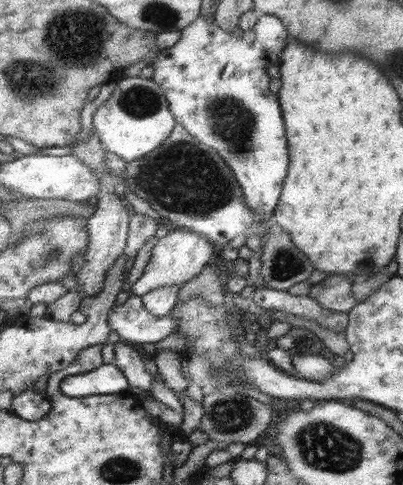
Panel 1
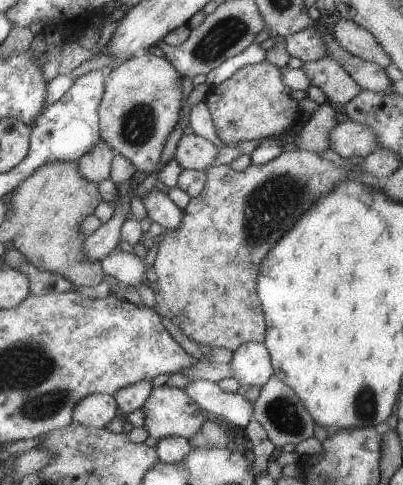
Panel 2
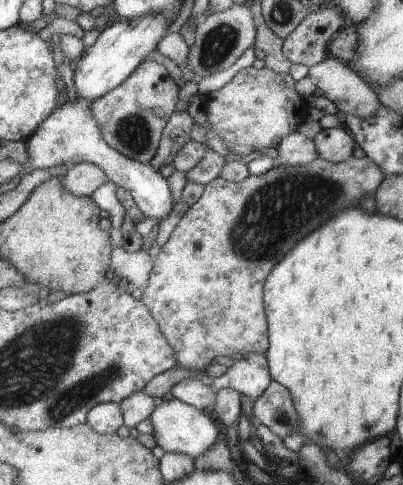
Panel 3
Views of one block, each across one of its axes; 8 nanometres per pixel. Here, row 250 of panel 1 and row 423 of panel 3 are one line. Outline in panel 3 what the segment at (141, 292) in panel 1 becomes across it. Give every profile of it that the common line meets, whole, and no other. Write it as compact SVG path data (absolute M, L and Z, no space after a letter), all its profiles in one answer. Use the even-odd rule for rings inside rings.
M179 398L163 402L153 414L151 414L153 426L155 426L155 440L157 446L167 452L187 454L193 460L199 460L207 450L211 450L219 440L219 428L215 426L215 416L211 412L201 412L195 406L189 406L181 402Z

